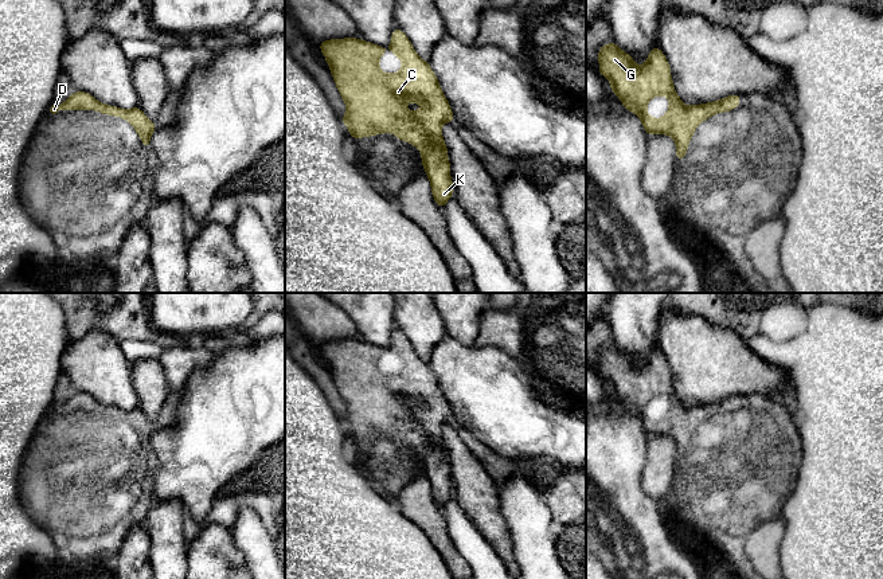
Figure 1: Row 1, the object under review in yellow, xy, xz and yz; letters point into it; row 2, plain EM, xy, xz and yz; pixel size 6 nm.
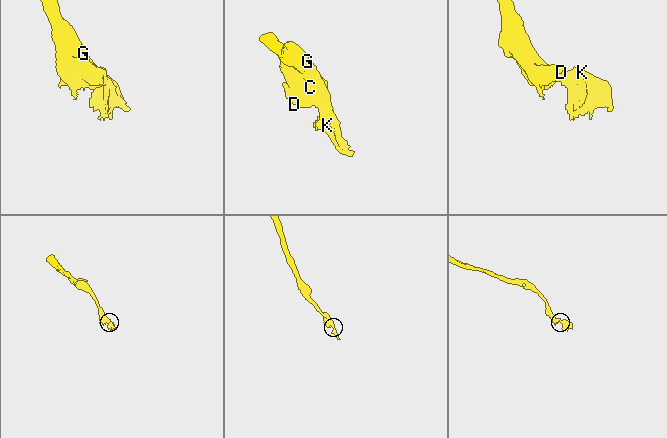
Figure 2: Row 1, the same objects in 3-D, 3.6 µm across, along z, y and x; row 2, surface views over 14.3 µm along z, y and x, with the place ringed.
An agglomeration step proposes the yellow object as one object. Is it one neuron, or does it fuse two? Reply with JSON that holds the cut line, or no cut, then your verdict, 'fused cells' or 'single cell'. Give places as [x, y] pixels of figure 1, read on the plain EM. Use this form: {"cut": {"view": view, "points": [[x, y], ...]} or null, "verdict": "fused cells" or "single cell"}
{"cut": null, "verdict": "single cell"}

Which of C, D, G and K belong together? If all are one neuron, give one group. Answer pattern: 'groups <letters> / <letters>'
groups C D G K

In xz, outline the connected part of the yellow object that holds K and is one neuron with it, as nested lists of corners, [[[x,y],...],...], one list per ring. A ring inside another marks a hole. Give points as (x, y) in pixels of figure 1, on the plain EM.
[[[396,328],[388,349],[355,339],[324,341],[319,347],[347,406],[341,423],[347,426],[351,439],[370,437],[374,439],[380,434],[392,434],[401,442],[409,442],[417,447],[421,451],[423,472],[430,481],[433,498],[444,510],[446,502],[453,498],[453,482],[441,430],[445,423],[454,423],[454,419],[430,365],[418,357],[406,335]],[[387,351],[402,363],[402,369],[395,375],[387,375],[379,369],[379,360]],[[407,402],[418,406],[421,411],[407,412]]]

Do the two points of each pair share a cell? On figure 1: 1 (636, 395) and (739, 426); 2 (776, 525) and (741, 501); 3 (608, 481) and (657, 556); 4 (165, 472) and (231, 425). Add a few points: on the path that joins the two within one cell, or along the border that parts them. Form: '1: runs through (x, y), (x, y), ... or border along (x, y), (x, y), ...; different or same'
1: runs through (663, 390), (684, 413), (703, 413), (714, 409); same
2: border along (778, 515), (762, 521), (747, 536), (746, 543); different
3: runs through (616, 500), (643, 538); same
4: runs through (182, 472), (215, 438); same

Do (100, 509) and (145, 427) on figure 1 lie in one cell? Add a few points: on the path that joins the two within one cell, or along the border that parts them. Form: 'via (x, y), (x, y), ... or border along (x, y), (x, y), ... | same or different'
via (100, 489), (100, 473), (125, 448) | same

